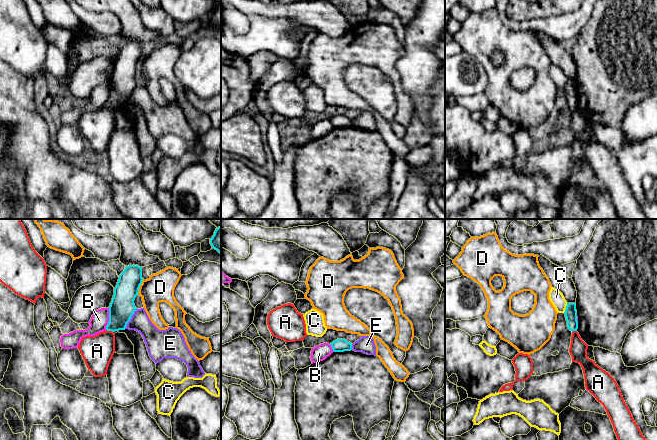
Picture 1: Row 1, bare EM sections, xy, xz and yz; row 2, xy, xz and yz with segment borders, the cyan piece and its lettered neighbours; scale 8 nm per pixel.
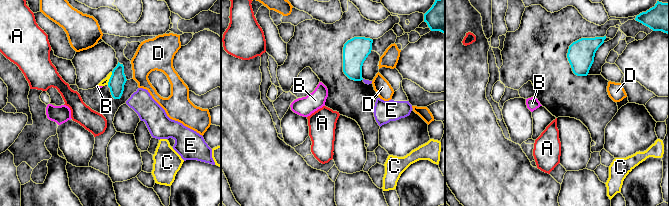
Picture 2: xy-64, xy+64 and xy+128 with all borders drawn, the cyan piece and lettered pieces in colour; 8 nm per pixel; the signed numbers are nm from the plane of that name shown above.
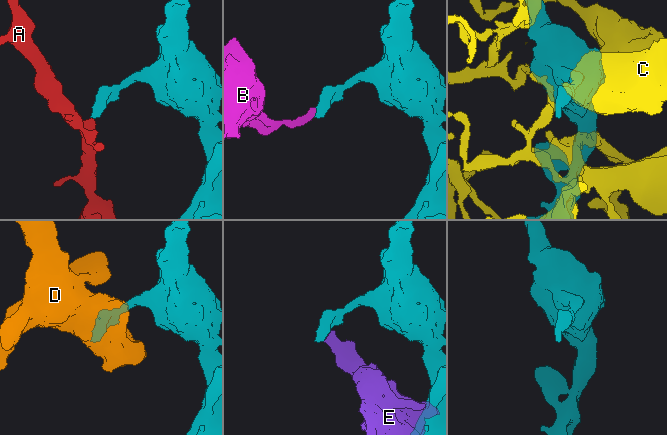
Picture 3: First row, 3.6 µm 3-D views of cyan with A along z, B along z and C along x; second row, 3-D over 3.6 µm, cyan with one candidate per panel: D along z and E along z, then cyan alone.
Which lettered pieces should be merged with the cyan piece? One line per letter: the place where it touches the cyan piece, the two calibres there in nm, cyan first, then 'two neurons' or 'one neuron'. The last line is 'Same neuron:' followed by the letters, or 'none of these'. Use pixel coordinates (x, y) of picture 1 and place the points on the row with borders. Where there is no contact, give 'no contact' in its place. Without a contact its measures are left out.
A: xy (110, 330) | 200/260 nm | two neurons
B: xy (109, 319) | 200/140 nm | two neurons
C: yz (566, 308) | 100/110 nm | two neurons
D: xy (139, 287) | 200/220 nm | two neurons
E: xy (130, 318) | 200/160 nm | two neurons
Same neuron: none of these

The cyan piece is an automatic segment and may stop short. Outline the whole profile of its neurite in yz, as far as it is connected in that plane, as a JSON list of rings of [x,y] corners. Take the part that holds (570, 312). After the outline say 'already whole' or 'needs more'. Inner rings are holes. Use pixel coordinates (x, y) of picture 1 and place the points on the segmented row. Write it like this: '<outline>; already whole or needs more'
[[[567,303],[564,314],[566,317],[568,329],[572,332],[577,331],[578,321],[577,321],[576,303]]]; already whole

